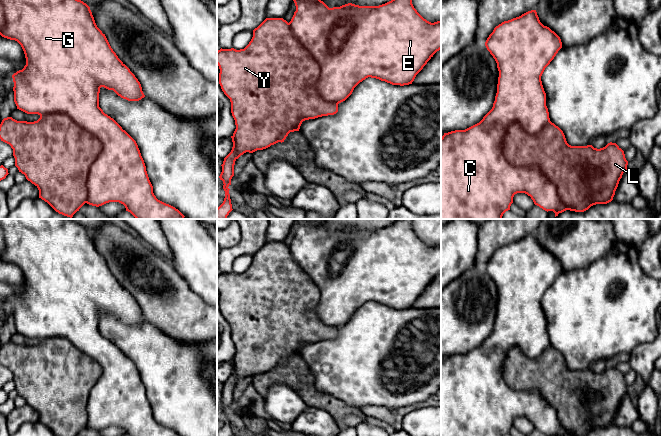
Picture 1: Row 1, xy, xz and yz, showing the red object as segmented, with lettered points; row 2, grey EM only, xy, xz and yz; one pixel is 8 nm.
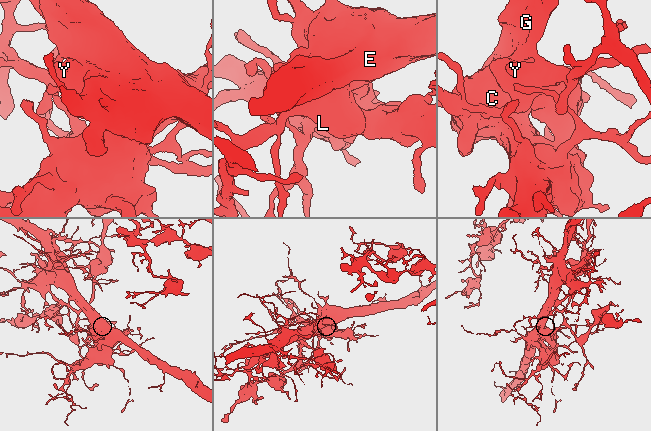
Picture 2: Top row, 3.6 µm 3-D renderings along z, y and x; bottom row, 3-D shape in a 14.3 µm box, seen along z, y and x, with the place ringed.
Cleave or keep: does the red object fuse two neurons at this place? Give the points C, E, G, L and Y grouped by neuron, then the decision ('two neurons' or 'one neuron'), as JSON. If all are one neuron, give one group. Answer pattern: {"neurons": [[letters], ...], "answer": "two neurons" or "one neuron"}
{"neurons": [["C", "E", "G"], ["L", "Y"]], "answer": "two neurons"}

